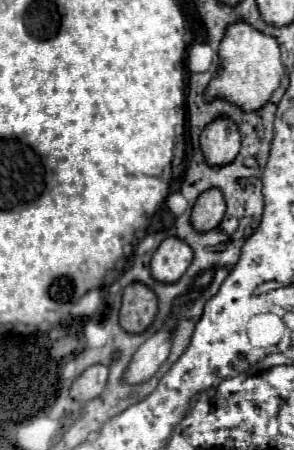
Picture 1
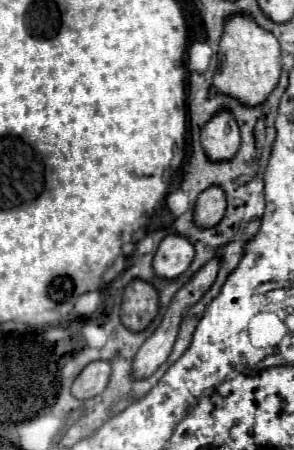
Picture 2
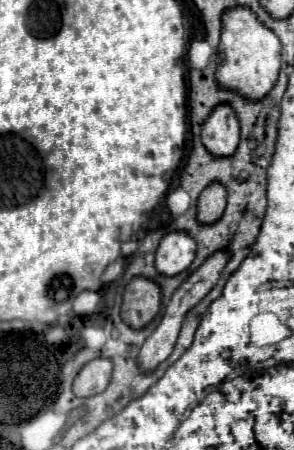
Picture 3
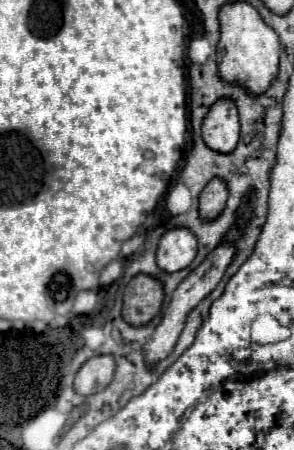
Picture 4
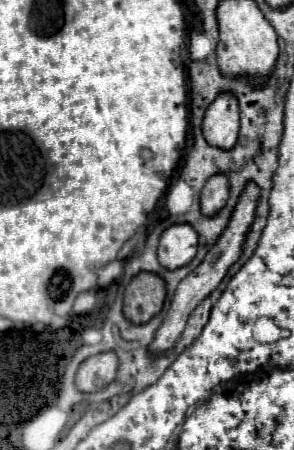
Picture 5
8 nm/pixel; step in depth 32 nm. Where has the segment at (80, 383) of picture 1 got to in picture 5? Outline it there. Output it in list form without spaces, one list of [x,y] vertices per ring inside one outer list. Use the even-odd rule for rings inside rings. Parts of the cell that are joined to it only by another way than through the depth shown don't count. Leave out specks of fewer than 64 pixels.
[[[114,350],[90,356],[76,372],[76,386],[80,392],[94,392],[106,388],[118,370],[118,356]]]

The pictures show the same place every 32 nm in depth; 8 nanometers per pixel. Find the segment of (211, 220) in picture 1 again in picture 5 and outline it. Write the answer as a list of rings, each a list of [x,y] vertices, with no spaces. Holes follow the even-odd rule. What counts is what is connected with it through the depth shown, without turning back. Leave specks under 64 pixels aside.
[[[214,174],[206,186],[202,188],[202,194],[200,194],[200,206],[202,206],[202,212],[206,216],[212,216],[216,214],[228,200],[228,192],[230,192],[230,182],[228,182],[228,176],[226,174]]]

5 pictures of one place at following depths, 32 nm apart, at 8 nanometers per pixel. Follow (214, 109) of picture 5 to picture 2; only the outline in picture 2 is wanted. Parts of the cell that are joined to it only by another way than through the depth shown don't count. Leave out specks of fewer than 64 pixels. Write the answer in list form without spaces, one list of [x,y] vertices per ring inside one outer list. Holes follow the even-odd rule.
[[[218,110],[202,128],[202,148],[212,160],[230,160],[240,148],[240,130],[230,110]]]

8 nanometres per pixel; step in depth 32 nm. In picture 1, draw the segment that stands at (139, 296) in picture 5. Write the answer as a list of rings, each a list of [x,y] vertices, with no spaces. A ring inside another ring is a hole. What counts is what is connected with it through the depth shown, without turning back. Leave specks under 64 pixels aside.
[[[132,282],[124,288],[122,308],[120,308],[120,326],[132,334],[144,332],[158,312],[158,298],[152,288],[142,282]]]

